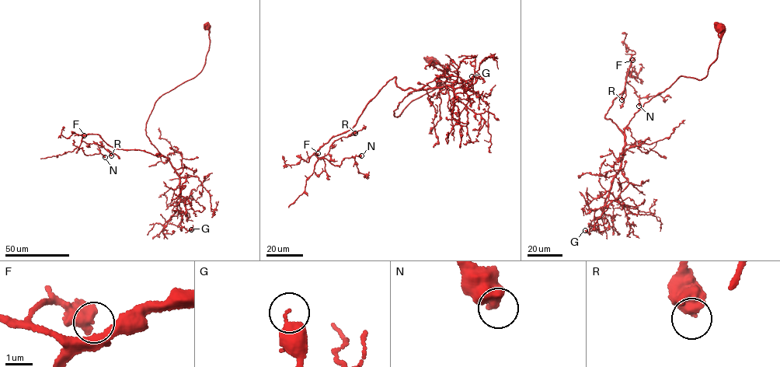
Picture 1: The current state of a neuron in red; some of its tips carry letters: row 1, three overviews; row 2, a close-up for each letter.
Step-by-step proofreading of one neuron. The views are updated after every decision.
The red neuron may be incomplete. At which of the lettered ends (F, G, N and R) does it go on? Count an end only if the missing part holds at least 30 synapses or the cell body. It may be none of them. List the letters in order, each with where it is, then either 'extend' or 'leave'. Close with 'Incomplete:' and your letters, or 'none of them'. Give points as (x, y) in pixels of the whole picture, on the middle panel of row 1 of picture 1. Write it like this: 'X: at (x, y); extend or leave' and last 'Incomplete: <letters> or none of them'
F: at (318, 153); leave
G: at (471, 76); leave
N: at (361, 155); leave
R: at (355, 133); leave
Incomplete: none of them

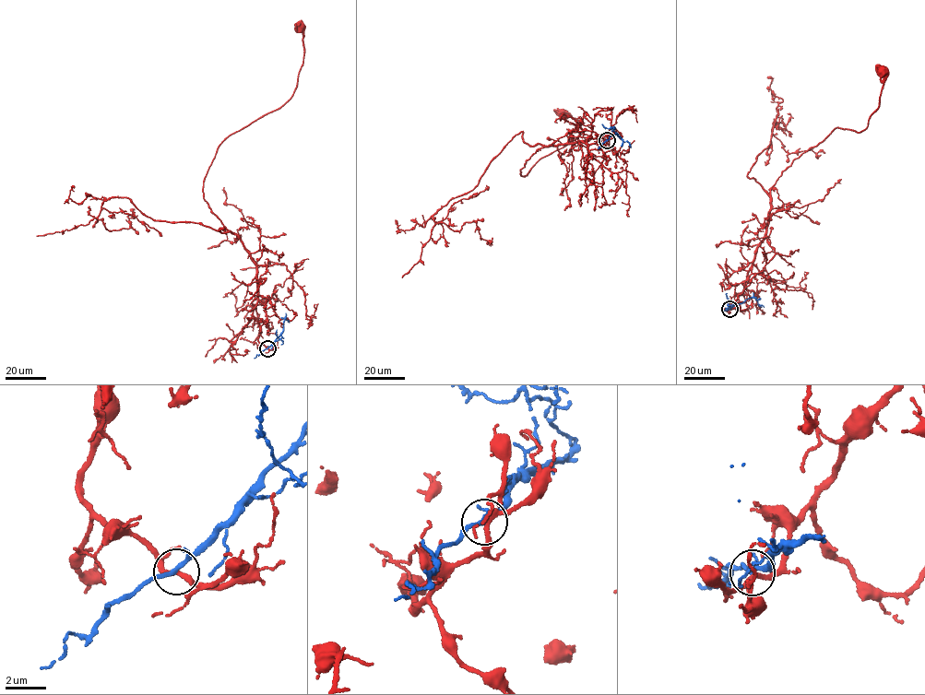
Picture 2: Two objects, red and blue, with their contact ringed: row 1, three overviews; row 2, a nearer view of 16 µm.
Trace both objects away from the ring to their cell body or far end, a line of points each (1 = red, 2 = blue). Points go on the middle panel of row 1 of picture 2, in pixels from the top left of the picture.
1: (607, 140), (589, 150), (581, 140), (545, 147), (519, 173), (581, 133), (580, 123), (561, 112)
2: (607, 140), (616, 134), (631, 147)

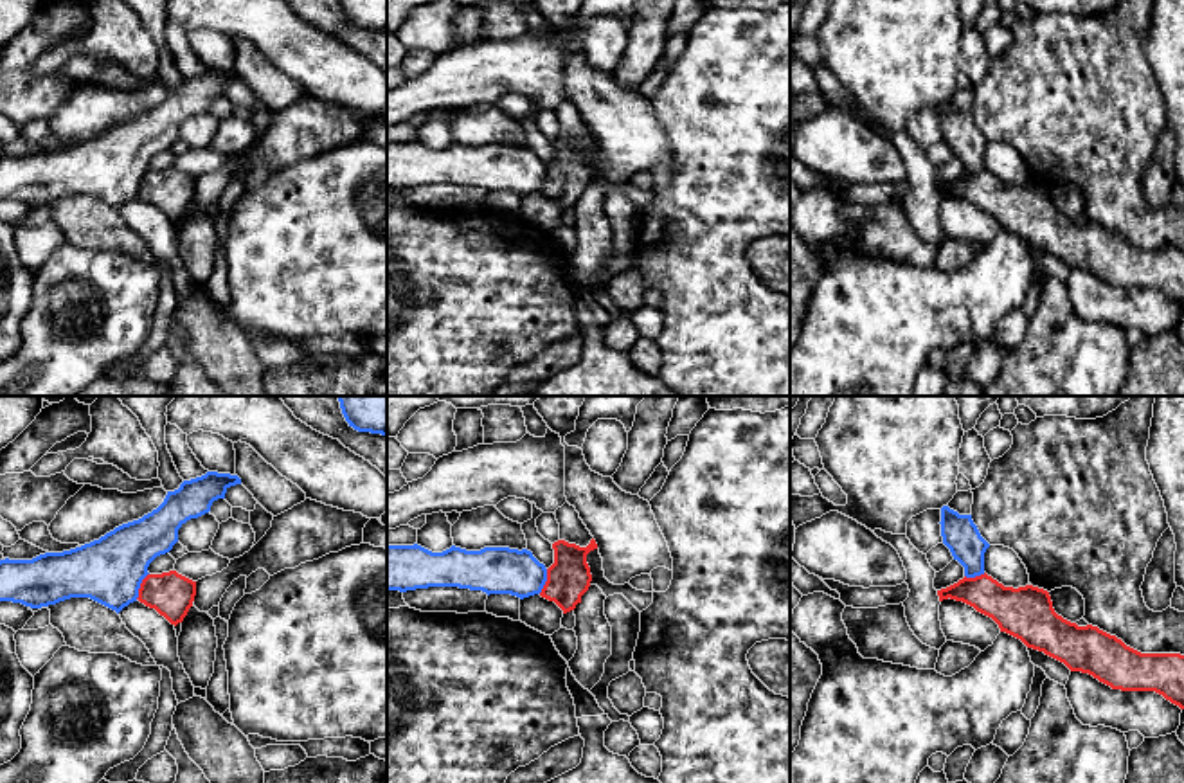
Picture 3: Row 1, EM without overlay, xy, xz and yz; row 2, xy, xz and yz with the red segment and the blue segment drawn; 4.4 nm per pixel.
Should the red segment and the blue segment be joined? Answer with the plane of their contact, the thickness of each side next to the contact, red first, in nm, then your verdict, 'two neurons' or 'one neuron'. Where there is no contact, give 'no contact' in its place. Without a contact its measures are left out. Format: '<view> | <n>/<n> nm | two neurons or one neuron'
xy | 200/300 nm | two neurons

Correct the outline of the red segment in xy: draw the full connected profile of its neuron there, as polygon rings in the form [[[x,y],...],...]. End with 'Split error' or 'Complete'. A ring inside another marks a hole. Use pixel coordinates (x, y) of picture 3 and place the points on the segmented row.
[[[176,571],[148,574],[139,589],[139,601],[155,608],[171,625],[178,625],[187,616],[196,596],[196,581]]]. Complete

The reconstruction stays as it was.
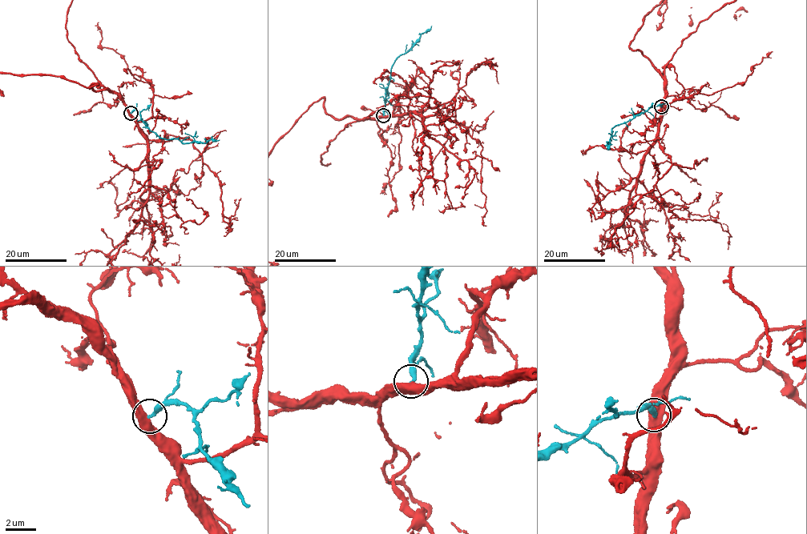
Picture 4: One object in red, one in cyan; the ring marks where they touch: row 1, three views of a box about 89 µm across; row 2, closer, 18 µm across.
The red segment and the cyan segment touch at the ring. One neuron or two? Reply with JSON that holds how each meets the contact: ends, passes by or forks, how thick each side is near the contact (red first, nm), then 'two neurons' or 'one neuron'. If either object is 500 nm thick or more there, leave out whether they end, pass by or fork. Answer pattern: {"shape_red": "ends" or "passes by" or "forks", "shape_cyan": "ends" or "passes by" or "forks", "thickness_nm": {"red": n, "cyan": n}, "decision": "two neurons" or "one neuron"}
{"thickness_nm": {"red": 550, "cyan": 280}, "decision": "two neurons"}

